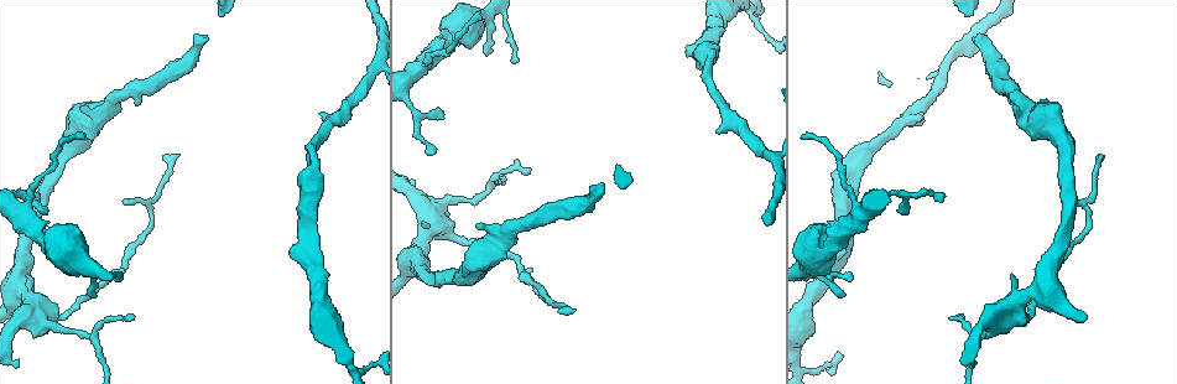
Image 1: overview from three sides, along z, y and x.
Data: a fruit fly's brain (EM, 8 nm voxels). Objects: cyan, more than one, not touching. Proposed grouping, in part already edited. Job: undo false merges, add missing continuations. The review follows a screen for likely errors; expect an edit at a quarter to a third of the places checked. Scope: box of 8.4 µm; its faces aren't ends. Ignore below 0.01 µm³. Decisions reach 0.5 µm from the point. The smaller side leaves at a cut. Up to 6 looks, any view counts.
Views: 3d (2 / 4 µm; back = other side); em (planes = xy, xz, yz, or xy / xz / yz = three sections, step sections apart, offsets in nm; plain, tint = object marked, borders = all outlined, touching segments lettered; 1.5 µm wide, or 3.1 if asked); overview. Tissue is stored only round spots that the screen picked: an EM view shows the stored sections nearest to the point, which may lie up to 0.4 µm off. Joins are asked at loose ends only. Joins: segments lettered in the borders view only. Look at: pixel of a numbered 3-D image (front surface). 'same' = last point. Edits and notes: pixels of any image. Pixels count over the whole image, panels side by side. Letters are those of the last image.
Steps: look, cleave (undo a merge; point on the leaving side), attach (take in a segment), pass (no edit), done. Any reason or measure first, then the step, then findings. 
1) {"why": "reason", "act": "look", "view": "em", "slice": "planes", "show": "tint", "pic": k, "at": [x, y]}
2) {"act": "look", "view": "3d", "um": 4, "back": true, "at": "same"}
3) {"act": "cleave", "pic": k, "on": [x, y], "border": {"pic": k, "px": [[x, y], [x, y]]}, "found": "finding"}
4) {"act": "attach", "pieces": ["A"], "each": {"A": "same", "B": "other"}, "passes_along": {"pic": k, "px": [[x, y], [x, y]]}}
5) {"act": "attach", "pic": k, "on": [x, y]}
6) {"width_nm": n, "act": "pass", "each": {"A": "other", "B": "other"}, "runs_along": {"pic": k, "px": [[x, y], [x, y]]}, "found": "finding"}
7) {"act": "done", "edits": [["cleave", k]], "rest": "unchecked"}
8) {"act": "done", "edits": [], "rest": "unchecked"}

{"why": "an open end", "act": "look", "view": "em", "slice": "planes", "show": "borders", "pic": 1, "at": [132, 317]}

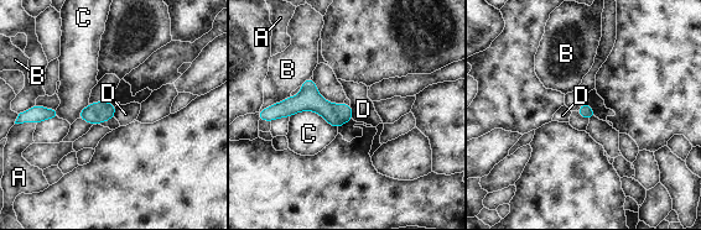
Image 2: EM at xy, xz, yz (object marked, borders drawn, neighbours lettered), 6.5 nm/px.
{"act": "pass", "each": {"A": "other", "B": "other", "C": "other", "D": "other"}, "runs_along": {"pic": 2, "px": [[349, 109], [294, 104], [273, 116]]}, "found": "no lettered segment goes on from it"}

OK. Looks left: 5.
{"why": "thick turns thin", "act": "look", "view": "em", "slice": "planes", "show": "borders", "pic": 1, "at": [72, 309]}

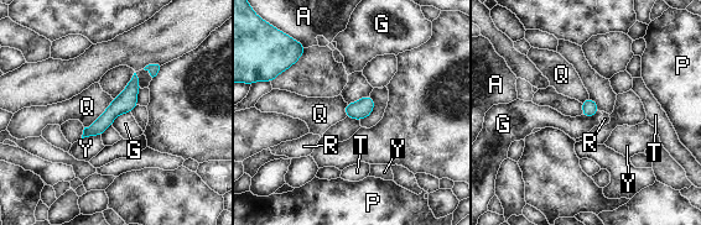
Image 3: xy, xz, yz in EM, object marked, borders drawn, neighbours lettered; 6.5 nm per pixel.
{"act": "pass", "each": {"A": "other", "G": "other", "P": "other", "Q": "other", "R": "other", "T": "other", "Y": "other"}, "runs_along": {"pic": 3, "px": [[135, 80], [129, 95], [86, 134]]}, "found": "all the same neuron"}

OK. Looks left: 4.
{"why": "branch stops here", "act": "look", "view": "3d", "um": 4, "back": true, "pic": 1, "at": [87, 294]}

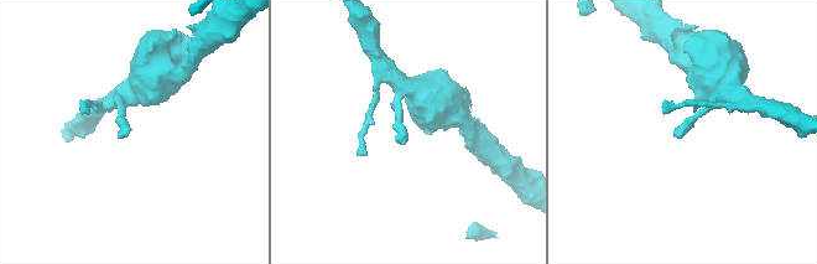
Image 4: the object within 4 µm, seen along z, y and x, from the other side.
{"why": "shape alone is not enough", "act": "look", "view": "em", "slice": "xz", "step": 4, "show": "borders", "pic": 4, "at": [127, 135]}

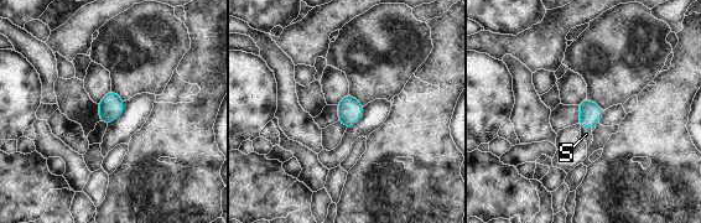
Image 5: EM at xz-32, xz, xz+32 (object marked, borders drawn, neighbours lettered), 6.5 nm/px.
{"width_nm": 140, "act": "attach", "pieces": ["S"], "each": {"S": "same"}, "found": "it goes on there"}

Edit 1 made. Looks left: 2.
{"act": "done", "edits": [["attach", 5]], "rest": "unchecked"}

